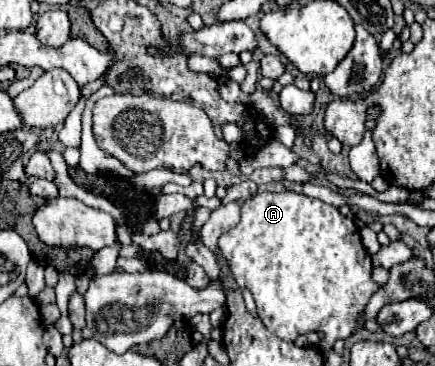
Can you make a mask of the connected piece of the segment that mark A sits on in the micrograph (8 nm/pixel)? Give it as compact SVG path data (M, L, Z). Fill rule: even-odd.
M262 192L246 200L242 204L242 220L220 236L218 248L228 260L238 286L252 292L258 318L286 342L294 342L300 334L322 332L322 350L330 350L334 340L344 340L354 334L358 316L364 312L376 288L380 288L372 280L372 258L360 242L356 222L332 204L296 192Z

